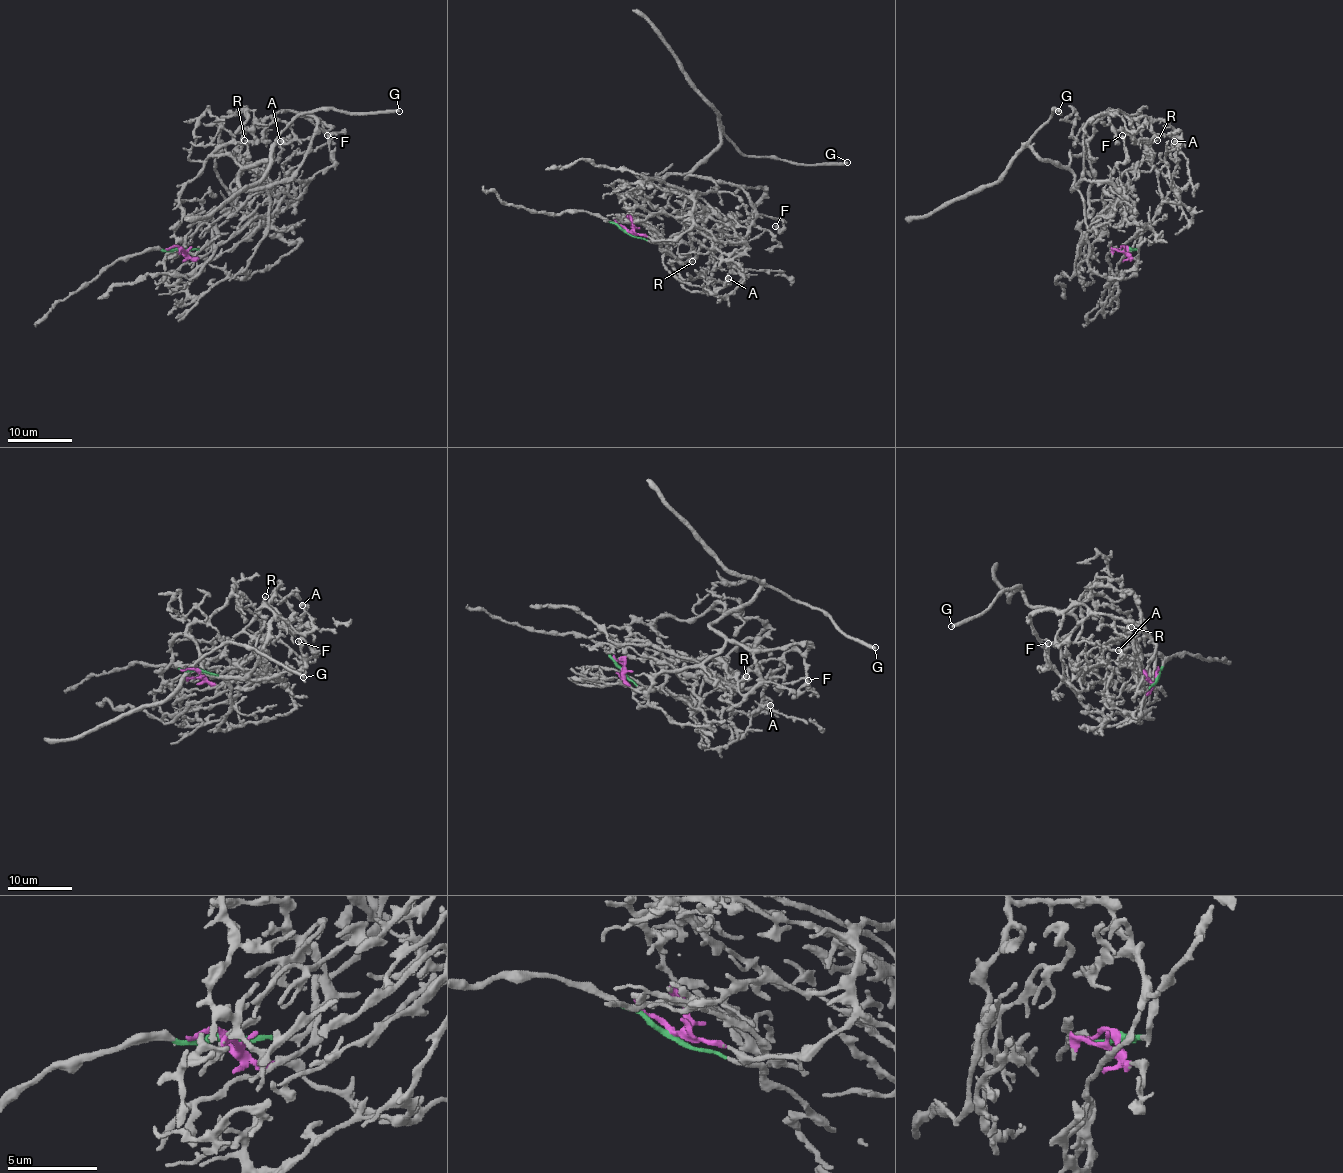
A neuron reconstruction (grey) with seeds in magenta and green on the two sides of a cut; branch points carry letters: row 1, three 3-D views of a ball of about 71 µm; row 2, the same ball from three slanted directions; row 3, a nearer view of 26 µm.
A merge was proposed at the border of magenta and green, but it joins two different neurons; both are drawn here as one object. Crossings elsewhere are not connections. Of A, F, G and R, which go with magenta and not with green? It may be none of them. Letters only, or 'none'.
A, F, G, R

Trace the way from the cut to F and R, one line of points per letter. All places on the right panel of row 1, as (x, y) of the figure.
F: (1129, 248), (1137, 263), (1129, 277), (1093, 269), (1079, 189), (1084, 179), (1108, 179), (1125, 158), (1122, 134)
R: (1129, 248), (1129, 277), (1088, 263), (1085, 126), (1119, 110), (1137, 141), (1158, 139)

